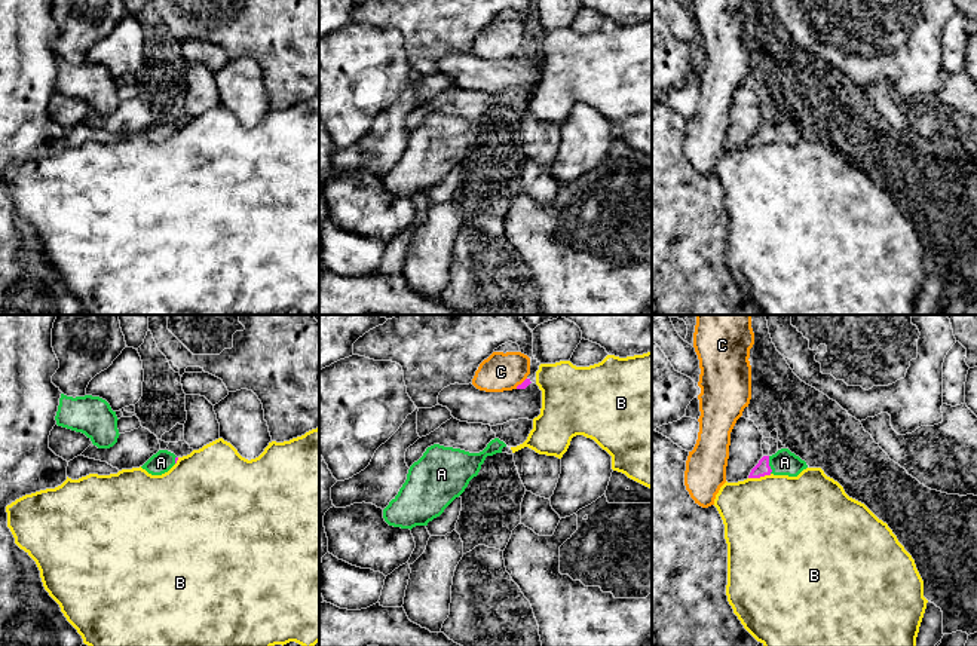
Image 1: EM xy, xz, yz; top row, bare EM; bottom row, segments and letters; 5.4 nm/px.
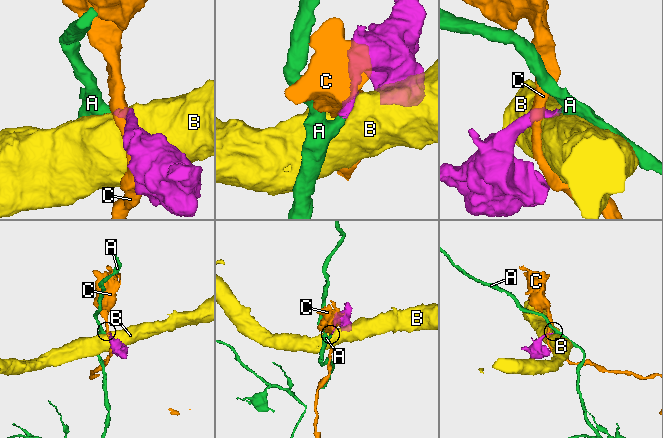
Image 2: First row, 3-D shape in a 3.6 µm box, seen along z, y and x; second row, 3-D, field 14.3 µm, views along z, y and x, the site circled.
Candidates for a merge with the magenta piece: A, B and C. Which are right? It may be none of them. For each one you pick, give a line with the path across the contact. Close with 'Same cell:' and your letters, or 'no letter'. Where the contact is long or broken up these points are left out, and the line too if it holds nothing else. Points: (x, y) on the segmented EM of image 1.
A: across yz (762, 468), (768, 465), (784, 462)
Same cell: A

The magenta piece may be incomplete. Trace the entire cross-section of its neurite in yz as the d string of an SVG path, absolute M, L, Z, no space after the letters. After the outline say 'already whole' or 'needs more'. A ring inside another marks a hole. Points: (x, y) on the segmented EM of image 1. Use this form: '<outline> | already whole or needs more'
M781 448L772 456L763 456L751 469L748 478L760 478L765 475L788 475L797 477L808 465L788 448Z | needs more

